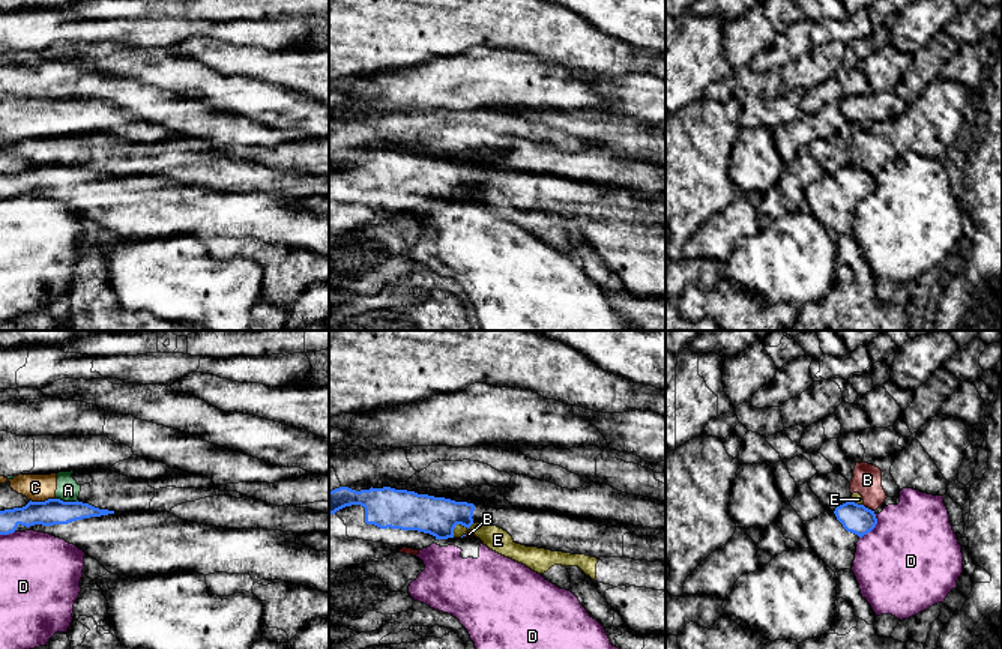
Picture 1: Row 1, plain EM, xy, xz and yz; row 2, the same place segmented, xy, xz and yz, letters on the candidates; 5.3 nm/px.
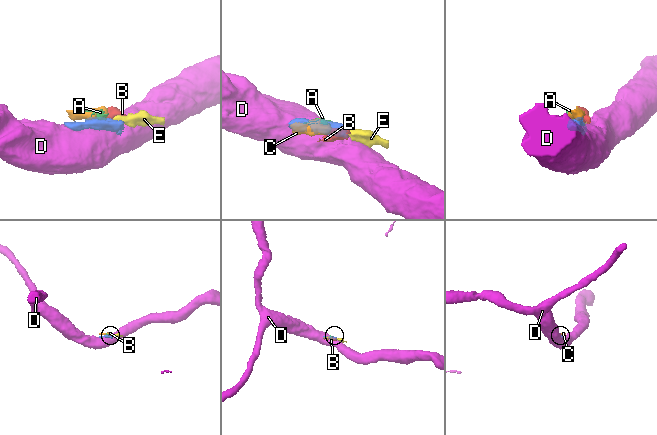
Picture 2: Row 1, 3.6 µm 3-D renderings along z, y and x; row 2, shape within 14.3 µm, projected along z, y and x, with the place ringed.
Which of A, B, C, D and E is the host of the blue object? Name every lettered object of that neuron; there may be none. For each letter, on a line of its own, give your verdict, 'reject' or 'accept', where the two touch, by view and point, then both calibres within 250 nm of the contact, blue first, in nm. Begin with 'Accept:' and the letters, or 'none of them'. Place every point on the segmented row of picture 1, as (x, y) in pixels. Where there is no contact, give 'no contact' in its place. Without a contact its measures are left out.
Accept: none of them
A: reject; meets blue in xy at (66, 502); 140 nm thick on the blue side, 120 nm on the other
B: reject; meets blue in yz at (867, 508); 160 nm thick on the blue side, 160 nm on the other
C: reject; meets blue in xy at (42, 502); 140 nm thick on the blue side, 140 nm on the other
D: reject; meets blue in yz at (873, 528); 160 nm thick on the blue side, 500 nm on the other
E: reject; meets blue in xz at (458, 523); 200 nm thick on the blue side, 130 nm on the other

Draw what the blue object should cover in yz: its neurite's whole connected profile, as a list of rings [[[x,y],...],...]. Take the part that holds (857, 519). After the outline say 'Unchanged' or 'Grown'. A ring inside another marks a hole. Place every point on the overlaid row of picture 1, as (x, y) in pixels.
[[[853,500],[804,524],[811,550],[834,571],[852,569],[856,542],[877,524],[874,511]]]. Grown

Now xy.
[[[48,499],[0,511],[0,535],[35,530],[77,545],[108,572],[134,577],[149,574],[215,572],[249,574],[260,580],[282,580],[329,593],[329,551],[296,544],[297,533],[267,529],[227,529],[182,520],[170,512],[114,512],[83,502]]]. Grown

